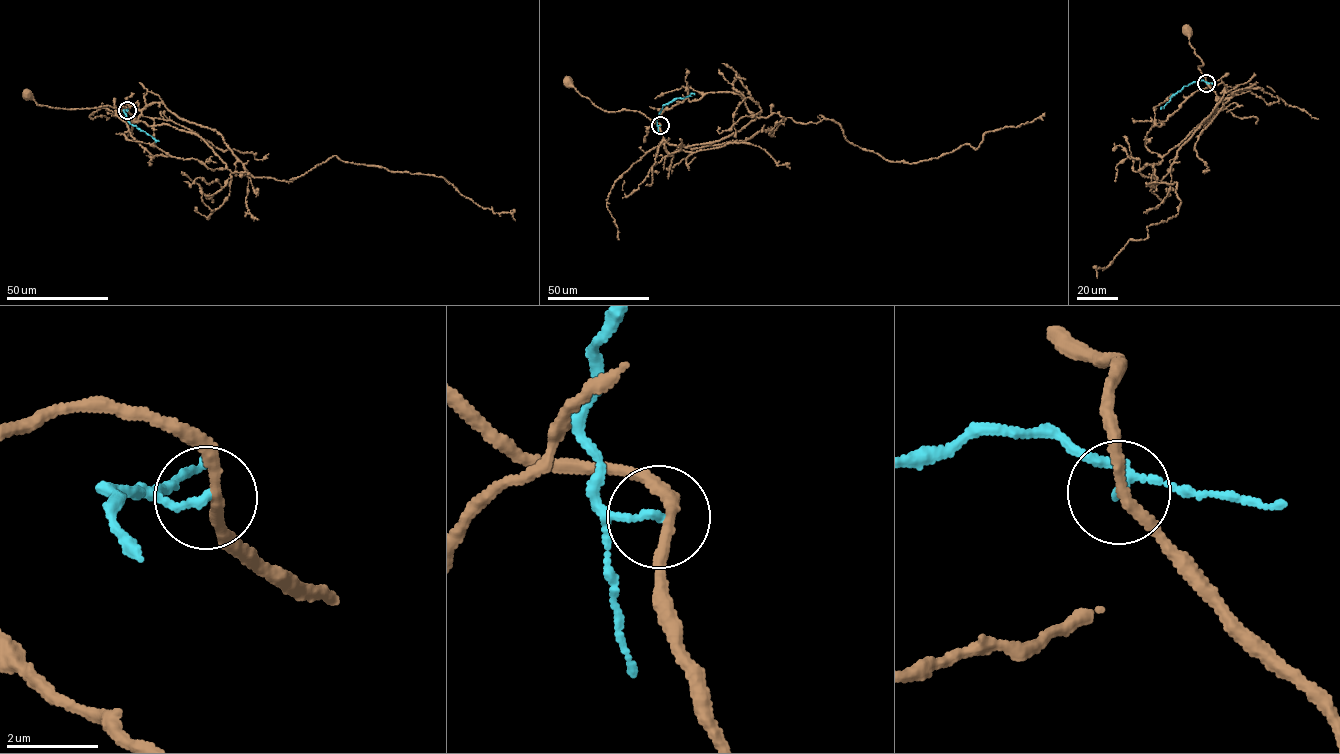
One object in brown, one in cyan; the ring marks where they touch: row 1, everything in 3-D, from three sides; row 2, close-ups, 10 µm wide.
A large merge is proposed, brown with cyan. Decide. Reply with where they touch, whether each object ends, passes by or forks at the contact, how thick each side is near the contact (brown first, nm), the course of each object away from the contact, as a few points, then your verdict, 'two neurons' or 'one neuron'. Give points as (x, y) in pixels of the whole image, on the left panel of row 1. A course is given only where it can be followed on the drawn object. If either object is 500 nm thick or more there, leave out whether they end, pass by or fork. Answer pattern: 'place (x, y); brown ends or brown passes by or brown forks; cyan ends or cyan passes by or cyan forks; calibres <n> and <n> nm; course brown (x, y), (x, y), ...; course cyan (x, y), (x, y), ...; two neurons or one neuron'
place (127, 110); brown passes by; cyan ends; calibres 240 and 170 nm; course brown (128, 110), (125, 107), (110, 105), (80, 109), (41, 106), (28, 95); course cyan (127, 110), (123, 111), (131, 124), (159, 141); two neurons

